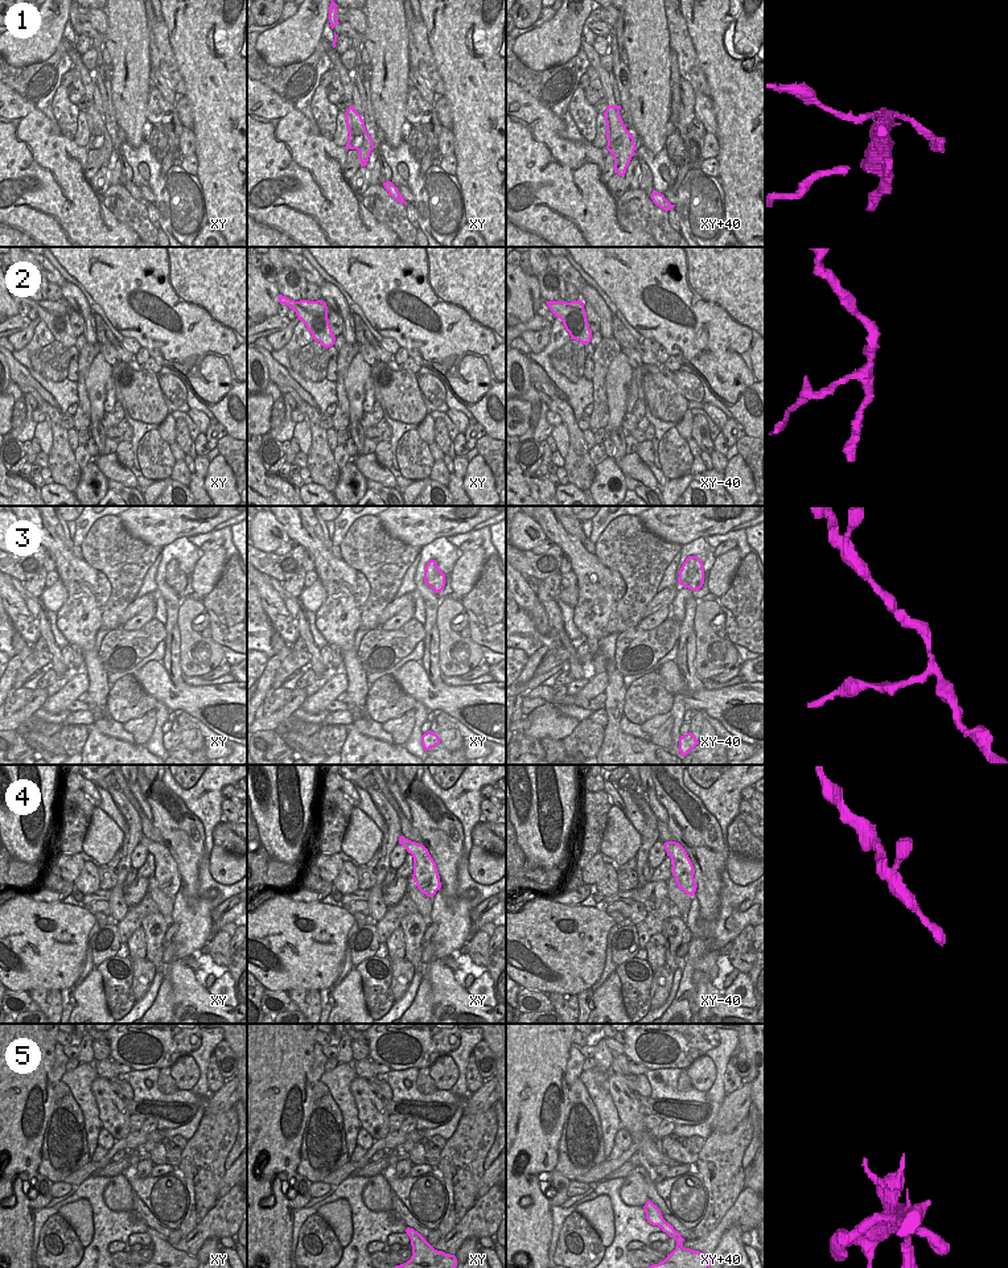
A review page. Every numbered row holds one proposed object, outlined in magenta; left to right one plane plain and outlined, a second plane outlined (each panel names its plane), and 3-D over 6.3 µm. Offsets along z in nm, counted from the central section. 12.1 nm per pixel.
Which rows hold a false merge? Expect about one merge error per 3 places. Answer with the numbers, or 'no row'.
1

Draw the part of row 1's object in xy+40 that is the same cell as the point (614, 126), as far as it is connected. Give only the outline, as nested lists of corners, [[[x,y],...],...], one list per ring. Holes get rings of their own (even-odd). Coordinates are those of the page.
[[[608,106],[606,111],[604,112],[604,118],[606,122],[606,140],[609,148],[616,148],[622,144],[621,136],[625,132],[629,132],[621,119],[620,115],[621,106]]]

